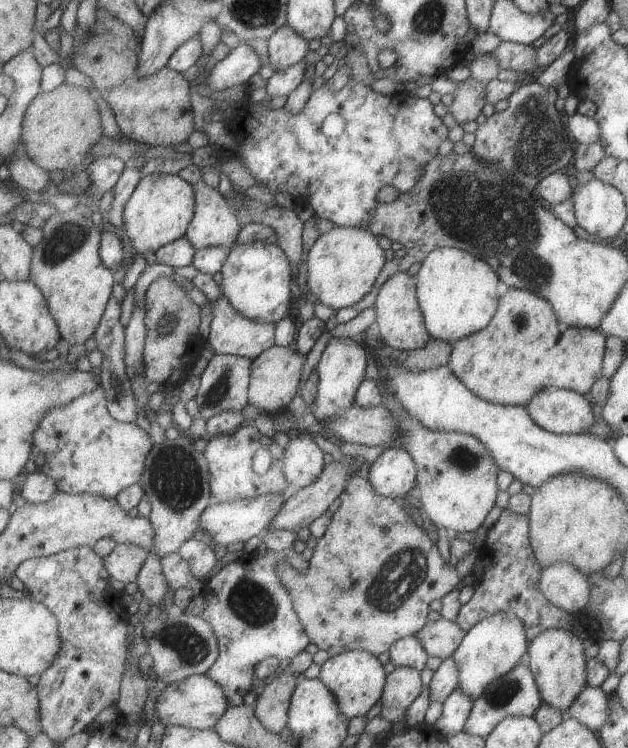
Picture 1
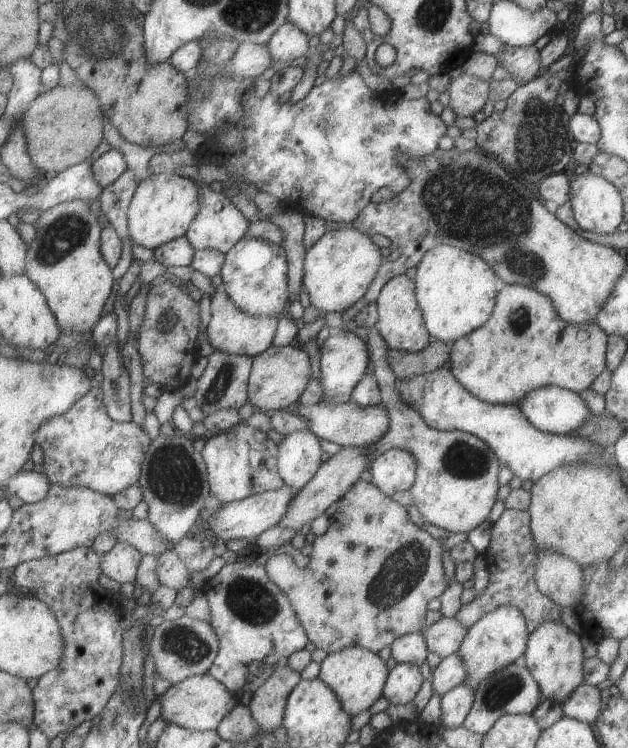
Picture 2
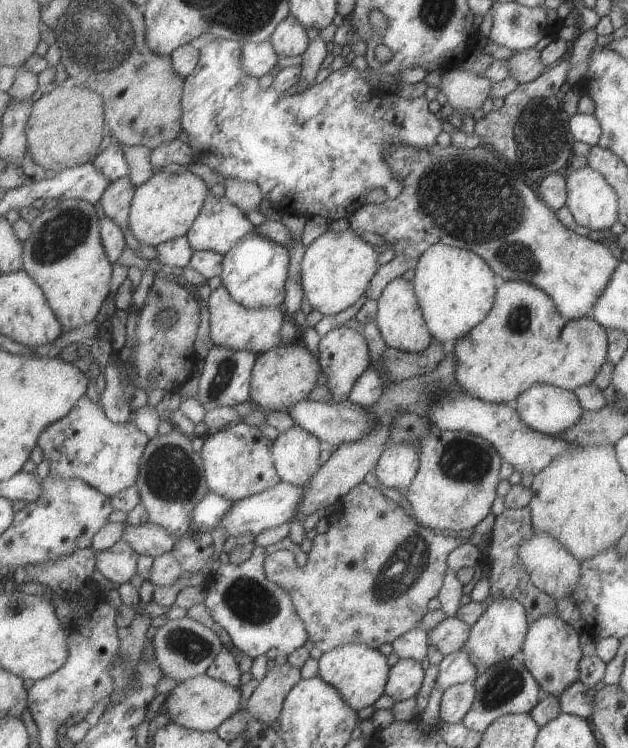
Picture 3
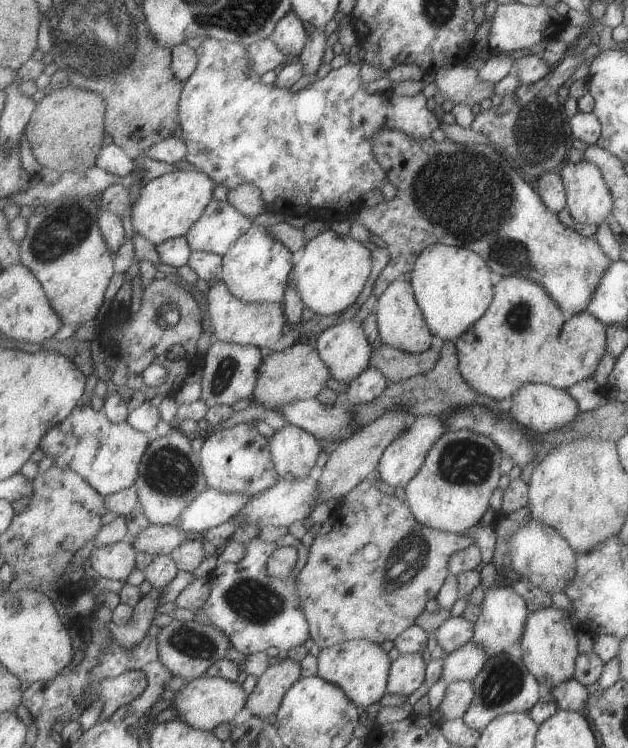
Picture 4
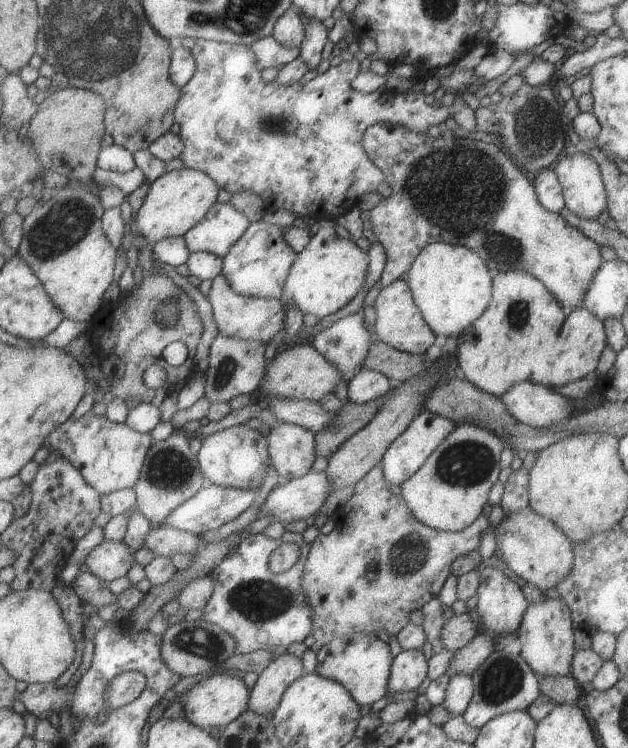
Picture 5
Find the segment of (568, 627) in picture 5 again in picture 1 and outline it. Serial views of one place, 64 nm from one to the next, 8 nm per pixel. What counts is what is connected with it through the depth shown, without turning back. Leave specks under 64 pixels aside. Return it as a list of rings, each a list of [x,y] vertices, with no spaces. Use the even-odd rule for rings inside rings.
[[[543,630],[539,632],[526,648],[529,657],[529,670],[543,703],[566,716],[569,706],[585,688],[586,657],[583,654],[582,637],[575,636],[571,630]]]

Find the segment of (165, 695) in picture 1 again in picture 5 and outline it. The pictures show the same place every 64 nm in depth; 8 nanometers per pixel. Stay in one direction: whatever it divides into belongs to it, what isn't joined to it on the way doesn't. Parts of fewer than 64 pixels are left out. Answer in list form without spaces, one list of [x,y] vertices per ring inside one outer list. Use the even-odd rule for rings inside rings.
[[[211,675],[208,678],[200,680],[195,686],[184,692],[179,698],[185,704],[185,718],[193,722],[195,726],[203,728],[209,732],[215,726],[226,727],[234,720],[237,720],[243,713],[249,709],[249,700],[251,700],[252,689],[245,684],[242,676]]]

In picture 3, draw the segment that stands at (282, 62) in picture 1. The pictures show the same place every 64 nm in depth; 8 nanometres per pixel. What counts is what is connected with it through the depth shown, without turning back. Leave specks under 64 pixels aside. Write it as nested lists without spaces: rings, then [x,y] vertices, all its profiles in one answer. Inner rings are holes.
[[[291,15],[278,26],[270,41],[275,45],[277,54],[282,57],[303,56],[311,44],[307,28]]]

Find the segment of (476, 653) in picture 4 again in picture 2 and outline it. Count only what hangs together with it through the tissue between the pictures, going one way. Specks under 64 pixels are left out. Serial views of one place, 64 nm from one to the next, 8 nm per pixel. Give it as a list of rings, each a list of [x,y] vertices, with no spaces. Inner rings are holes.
[[[455,653],[443,657],[431,673],[431,690],[433,694],[439,694],[439,696],[443,696],[447,690],[463,683],[465,678],[463,662]]]

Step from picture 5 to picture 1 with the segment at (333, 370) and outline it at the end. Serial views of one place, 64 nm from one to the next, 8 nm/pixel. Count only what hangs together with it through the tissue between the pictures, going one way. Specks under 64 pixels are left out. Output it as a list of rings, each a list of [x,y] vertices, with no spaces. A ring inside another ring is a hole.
[[[272,346],[257,357],[253,362],[250,382],[250,404],[259,408],[265,414],[277,412],[295,400],[300,392],[299,380],[303,378],[307,356],[301,354],[295,347]]]

